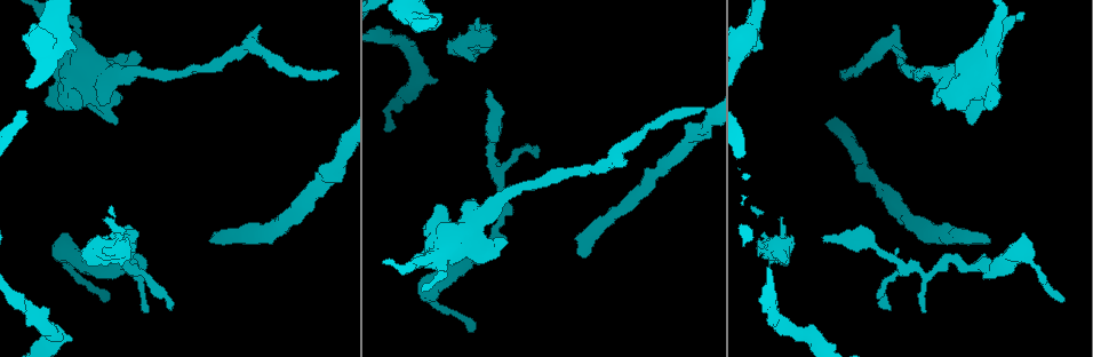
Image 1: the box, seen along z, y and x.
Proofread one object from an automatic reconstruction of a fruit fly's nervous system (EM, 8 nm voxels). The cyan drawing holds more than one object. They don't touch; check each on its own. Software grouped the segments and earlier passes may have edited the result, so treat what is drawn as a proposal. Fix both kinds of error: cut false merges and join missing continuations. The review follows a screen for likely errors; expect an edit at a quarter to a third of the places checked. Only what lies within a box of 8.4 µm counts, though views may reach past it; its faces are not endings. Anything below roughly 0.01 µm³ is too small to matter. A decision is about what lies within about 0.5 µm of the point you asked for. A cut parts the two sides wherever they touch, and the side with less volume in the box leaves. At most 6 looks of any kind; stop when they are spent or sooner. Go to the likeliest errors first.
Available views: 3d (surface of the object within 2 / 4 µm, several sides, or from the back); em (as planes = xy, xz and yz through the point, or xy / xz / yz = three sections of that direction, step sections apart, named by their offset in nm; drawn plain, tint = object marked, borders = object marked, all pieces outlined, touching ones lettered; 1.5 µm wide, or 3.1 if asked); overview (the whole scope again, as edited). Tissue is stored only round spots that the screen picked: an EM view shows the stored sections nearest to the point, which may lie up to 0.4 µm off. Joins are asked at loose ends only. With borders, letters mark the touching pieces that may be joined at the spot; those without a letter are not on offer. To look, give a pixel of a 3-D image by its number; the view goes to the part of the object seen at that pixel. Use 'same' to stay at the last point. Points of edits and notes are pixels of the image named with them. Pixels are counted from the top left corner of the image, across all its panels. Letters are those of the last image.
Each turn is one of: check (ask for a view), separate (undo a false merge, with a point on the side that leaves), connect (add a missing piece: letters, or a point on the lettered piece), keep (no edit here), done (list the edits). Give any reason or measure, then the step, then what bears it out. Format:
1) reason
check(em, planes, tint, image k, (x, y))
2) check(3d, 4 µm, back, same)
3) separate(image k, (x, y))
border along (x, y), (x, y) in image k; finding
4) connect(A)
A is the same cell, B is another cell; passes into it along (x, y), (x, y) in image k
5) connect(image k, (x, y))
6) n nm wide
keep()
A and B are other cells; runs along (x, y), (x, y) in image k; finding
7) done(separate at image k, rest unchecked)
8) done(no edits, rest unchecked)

branch stops here
check(3d, 2 µm, image 1, (583, 258))

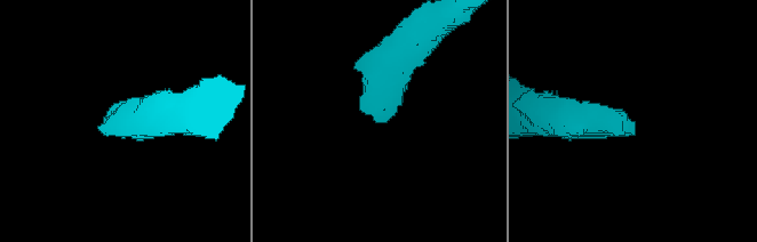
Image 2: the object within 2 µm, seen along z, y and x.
now the EM
check(em, planes, borders, image 2, (634, 133))

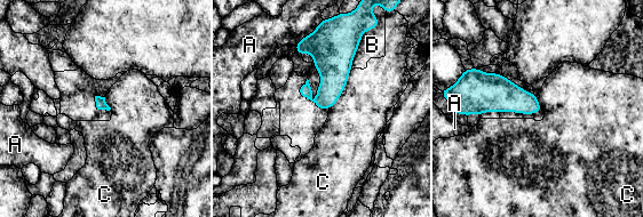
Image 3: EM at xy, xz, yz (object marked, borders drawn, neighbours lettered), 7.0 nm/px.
keep()
A, B and C are other cells; border along (351, 70), (346, 87), (341, 93) in image 3; no lettered piece goes on from it

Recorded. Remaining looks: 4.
check(3d, 4 µm, image 1, (146, 312))

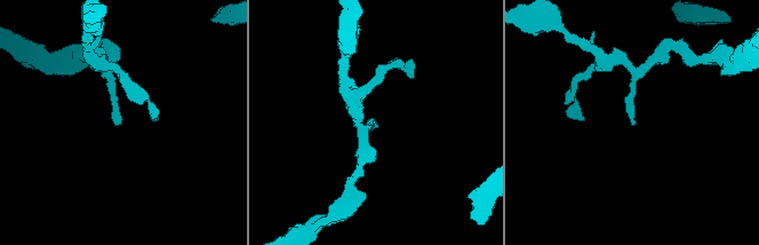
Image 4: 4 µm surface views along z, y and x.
need the tissue
check(em, xy, step 8, tint, image 4, (372, 124))

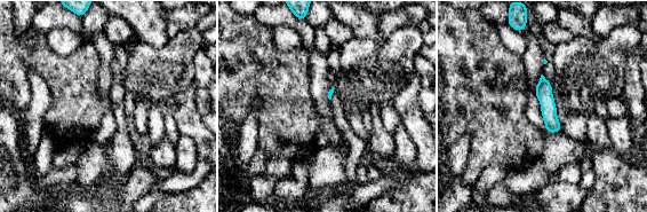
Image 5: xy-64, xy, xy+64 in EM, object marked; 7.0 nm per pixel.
another direction
check(em, planes, borders, same)

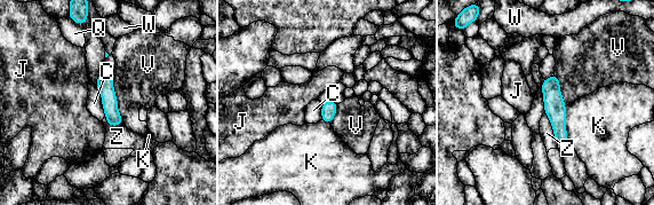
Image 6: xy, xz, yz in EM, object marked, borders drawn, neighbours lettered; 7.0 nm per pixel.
keep()
C, J, K, Q, V, W and Z are other cells; border along (111, 76), (117, 109), (122, 118) in image 6; no lettered piece goes on from it

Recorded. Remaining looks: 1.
done(no edits, rest unchecked)

